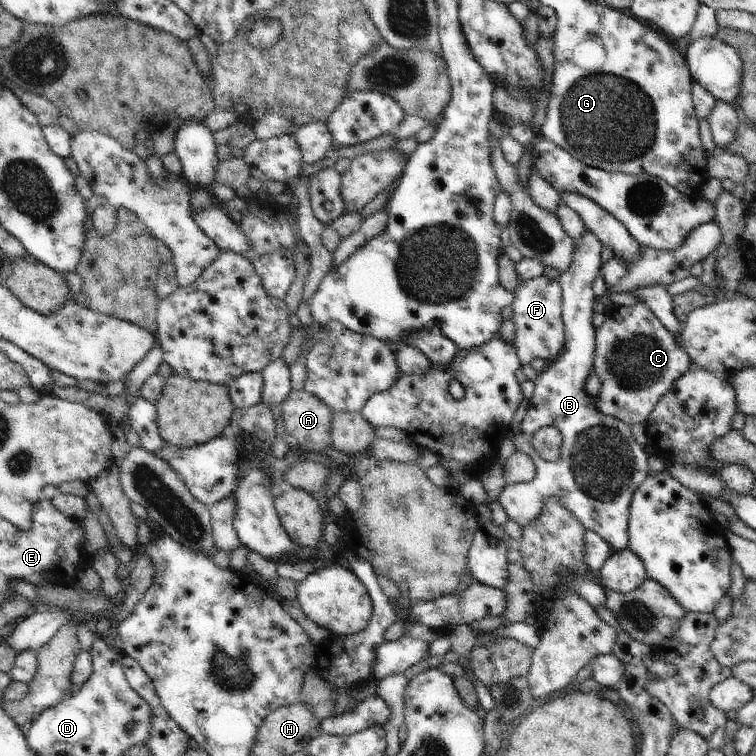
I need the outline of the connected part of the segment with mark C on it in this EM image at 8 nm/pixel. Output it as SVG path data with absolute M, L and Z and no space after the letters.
M648 306L613 307L595 332L593 372L602 380L602 390L596 397L598 410L628 426L644 425L670 386L691 370L691 363L678 337L662 326Z

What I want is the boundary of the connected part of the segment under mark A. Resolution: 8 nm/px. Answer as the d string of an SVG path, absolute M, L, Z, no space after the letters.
M305 388L293 390L281 407L284 430L308 452L322 452L331 446L333 410Z

